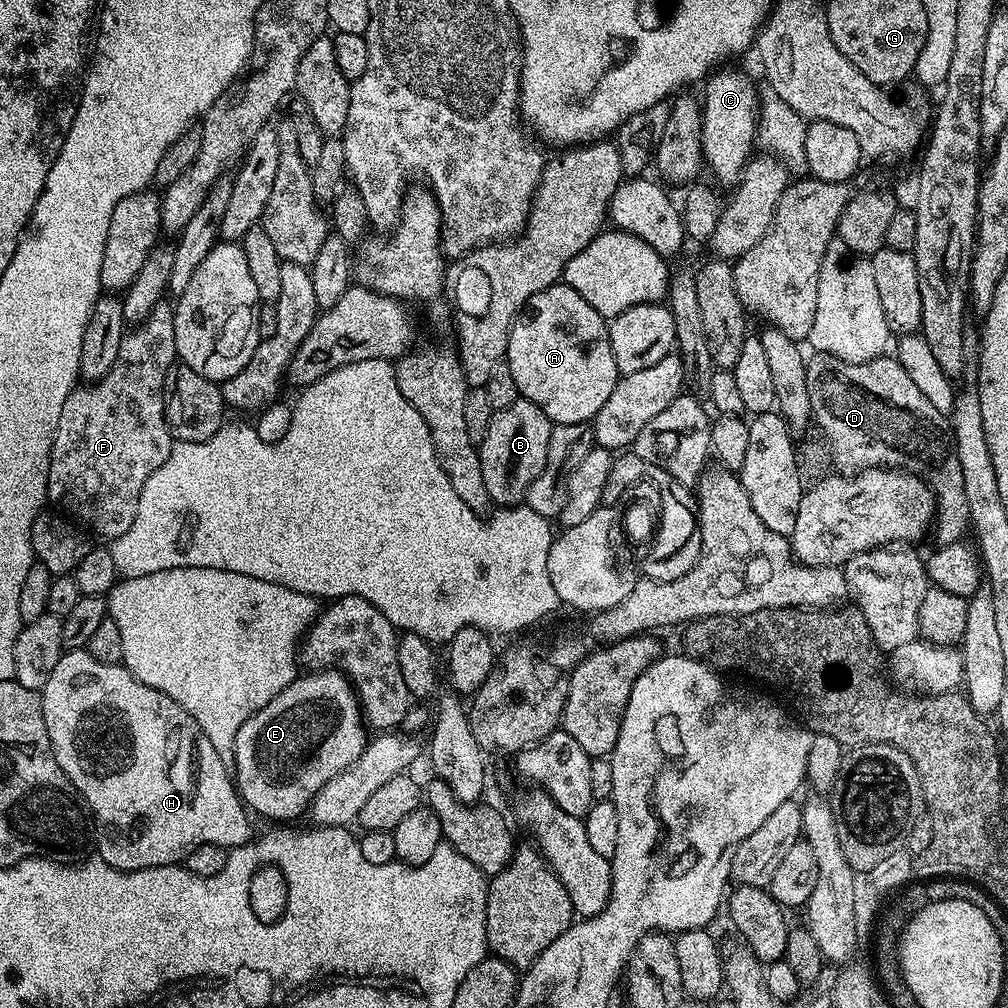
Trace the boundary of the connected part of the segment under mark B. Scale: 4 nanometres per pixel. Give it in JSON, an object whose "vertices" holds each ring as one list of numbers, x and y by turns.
{"vertices":[[523,398,510,406,493,411,492,421,486,430,486,438,479,441,478,451,482,462,482,478,486,481,488,499,496,506,516,506,527,497,530,486,546,466,546,452,550,450,550,434,553,423,534,402]]}

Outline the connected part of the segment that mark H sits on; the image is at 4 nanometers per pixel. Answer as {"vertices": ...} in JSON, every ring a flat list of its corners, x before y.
{"vertices":[[87,650,65,651,42,690,42,710,46,718,46,730,50,734,54,758,58,766,62,766,66,778,70,778,70,782,80,793,94,821,94,848,95,851,96,848,100,851,97,852,99,859,105,860,110,866,123,872,133,872,143,868,157,868,163,864,180,864,187,861,188,855,203,844,213,844,231,850,249,843,251,836,248,835,252,832,251,826,248,825,249,813,246,811,244,801,240,799,240,793,236,791,233,773,229,765,222,762,218,750,214,750,210,738,200,728,200,723,195,716,182,710,182,706,178,706,174,698,166,698,162,690,154,690,146,686,146,682,134,678,123,663,98,662]]}

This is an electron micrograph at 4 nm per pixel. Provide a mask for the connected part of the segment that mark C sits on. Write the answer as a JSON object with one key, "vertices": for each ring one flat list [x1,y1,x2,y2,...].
{"vertices":[[728,70,713,71,703,85,700,146,707,171,712,171,711,179,717,185,735,186,740,183,744,166,753,155,752,144,754,148,757,143,756,125,762,100,759,95,756,97,756,88,746,73,724,71]]}

